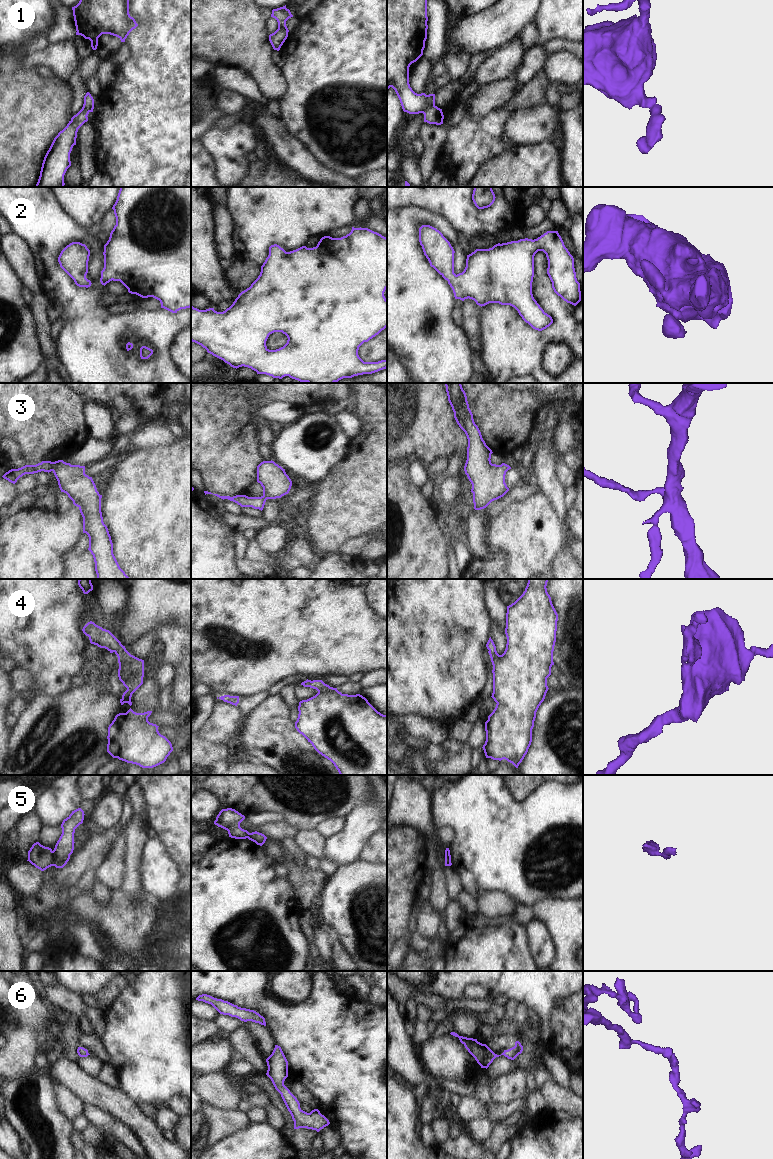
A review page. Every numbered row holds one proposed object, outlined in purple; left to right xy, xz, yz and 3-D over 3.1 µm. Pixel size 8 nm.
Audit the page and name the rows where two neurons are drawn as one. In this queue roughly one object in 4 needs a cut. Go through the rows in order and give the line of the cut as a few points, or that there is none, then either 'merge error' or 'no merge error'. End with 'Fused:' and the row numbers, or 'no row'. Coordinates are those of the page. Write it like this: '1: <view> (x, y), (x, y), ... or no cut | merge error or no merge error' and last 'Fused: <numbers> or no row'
1: yz (434, 104), (423, 113) | merge error
2: no cut | no merge error
3: no cut | no merge error
4: no cut | no merge error
5: xy (52, 851), (53, 865) | merge error
6: no cut | no merge error
Fused: 1, 5

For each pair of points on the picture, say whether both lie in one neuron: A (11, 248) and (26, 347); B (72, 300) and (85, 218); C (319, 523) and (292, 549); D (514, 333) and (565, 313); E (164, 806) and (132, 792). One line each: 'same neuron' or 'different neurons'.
A: different neurons
B: different neurons
C: different neurons
D: same neuron
E: different neurons

